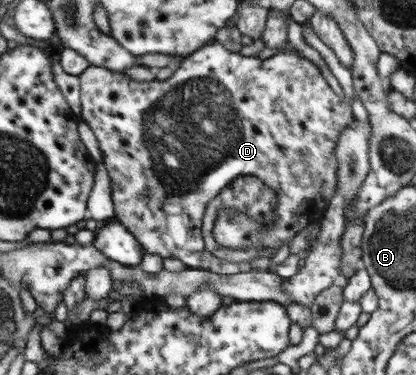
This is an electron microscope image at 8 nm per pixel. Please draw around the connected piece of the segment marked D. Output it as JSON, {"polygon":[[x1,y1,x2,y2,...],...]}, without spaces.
{"polygon":[[215,39,211,44,194,51,190,56,184,56,179,67,166,80,155,79,139,82,125,74,91,65,78,76,81,89,80,114,83,116,83,121,93,130,99,142,99,148,103,152,102,164,107,168,112,187,114,219,129,229,135,240,144,249,145,254,159,255,163,259,178,258,188,268,206,270,215,274,243,273,245,271,243,265,237,265,237,263,223,265,221,259,217,259,213,253,208,252,204,247,204,240,201,236,202,220,206,215,207,205,214,201,223,188,242,175,255,175,275,191,277,201,279,201,275,206,277,217,274,219,274,224,264,224,258,223,256,219,252,219,245,212,239,212,239,210,233,208,219,208,219,215,213,230,214,239,218,245,234,250,245,250,260,243,265,248,278,250,283,244,290,246,293,238,311,224,311,217,315,217,315,215,317,217,323,216,325,209,330,205,331,197,335,195,335,189,337,189,337,156,335,156,337,144,335,143,337,143,337,137,339,137,341,129,351,123,351,109,341,101,341,97,339,97,339,103,337,103,337,95,329,89,325,79,321,79,321,73,319,73,317,65,313,65,311,59,307,59,299,53,299,50,283,50,281,54,275,54,271,58,260,59,251,55,242,55,240,51,231,51,231,47,227,47,227,43,220,43]]}

